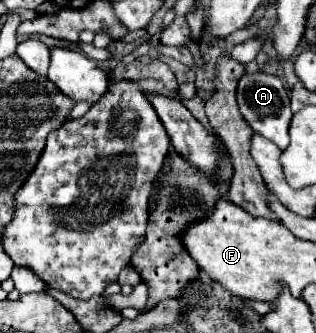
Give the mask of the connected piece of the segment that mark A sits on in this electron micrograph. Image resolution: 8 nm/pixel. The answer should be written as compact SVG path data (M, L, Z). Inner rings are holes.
M248 71L238 81L236 99L238 99L238 107L242 111L242 117L256 133L274 141L280 149L288 147L288 125L292 119L292 109L290 109L288 91L278 75L270 75L264 71L252 71L252 73Z

